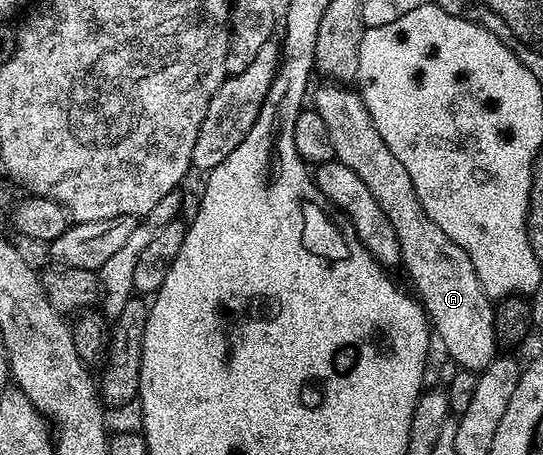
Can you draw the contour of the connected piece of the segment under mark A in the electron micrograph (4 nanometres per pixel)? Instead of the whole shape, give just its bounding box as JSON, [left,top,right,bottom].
[311,82,499,373]

